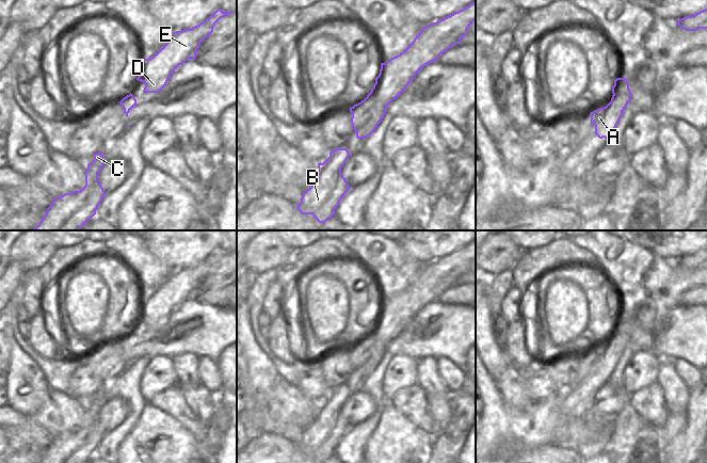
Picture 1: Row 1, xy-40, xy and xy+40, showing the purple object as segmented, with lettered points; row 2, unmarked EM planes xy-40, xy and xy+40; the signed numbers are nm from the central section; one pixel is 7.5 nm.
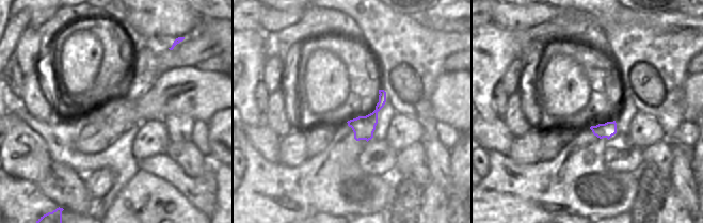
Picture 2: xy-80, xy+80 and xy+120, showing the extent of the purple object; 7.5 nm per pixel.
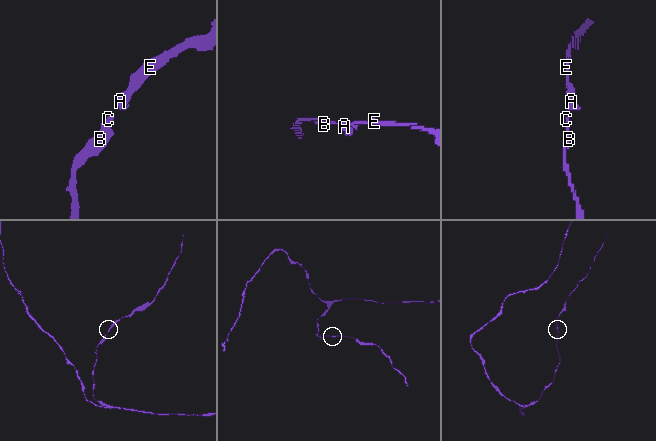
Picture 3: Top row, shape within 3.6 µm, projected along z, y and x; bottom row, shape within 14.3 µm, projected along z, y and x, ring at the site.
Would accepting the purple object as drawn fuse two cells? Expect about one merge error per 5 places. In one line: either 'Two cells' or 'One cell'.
One cell.

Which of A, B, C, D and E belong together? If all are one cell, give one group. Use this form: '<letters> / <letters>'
A B C D E

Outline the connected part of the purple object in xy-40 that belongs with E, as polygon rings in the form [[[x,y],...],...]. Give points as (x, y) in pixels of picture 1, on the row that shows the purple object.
[[[220,7],[213,12],[206,20],[199,25],[174,32],[168,41],[150,58],[143,59],[141,64],[141,74],[136,78],[138,81],[144,82],[144,93],[159,93],[166,85],[171,75],[189,59],[196,59],[196,51],[200,43],[212,32],[215,23],[223,17],[234,12],[223,12]]]

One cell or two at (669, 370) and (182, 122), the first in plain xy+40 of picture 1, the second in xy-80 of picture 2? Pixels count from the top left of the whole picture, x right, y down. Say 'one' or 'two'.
one

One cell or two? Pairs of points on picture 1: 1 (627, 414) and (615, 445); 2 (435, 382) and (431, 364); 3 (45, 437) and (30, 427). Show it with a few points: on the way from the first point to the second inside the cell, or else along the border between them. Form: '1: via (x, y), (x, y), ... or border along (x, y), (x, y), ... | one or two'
1: via (627, 421), (627, 432), (623, 437) | one
2: via (431, 378), (431, 368) | one
3: via (42, 437), (33, 430) | one

